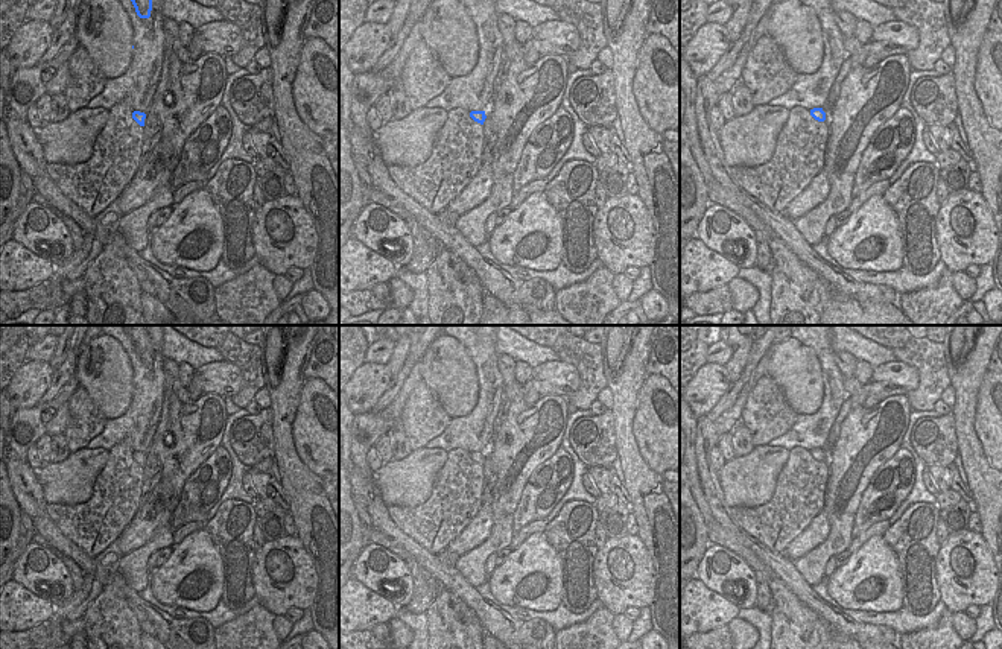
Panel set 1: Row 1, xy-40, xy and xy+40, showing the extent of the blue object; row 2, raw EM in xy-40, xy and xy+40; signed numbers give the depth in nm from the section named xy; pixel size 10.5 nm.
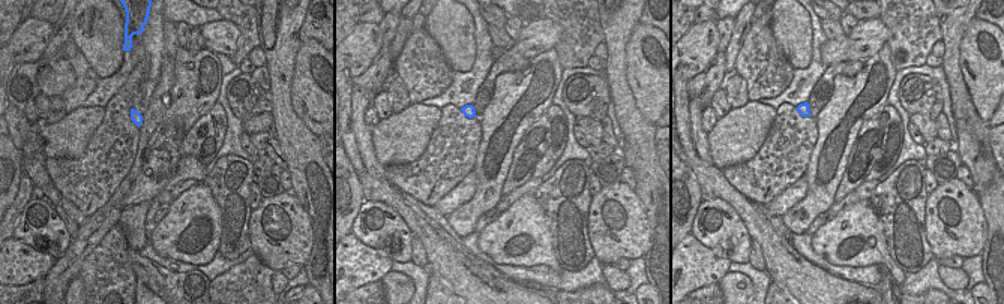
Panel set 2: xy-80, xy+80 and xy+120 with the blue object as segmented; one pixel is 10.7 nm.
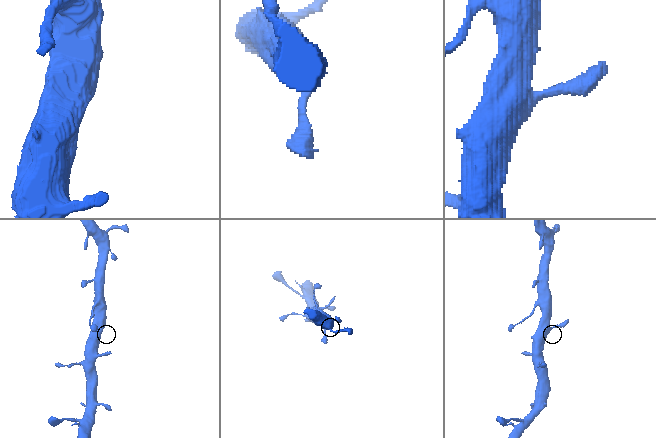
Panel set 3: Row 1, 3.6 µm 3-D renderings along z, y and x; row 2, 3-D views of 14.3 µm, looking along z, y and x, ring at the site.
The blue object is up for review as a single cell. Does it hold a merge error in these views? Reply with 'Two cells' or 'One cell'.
One cell.

